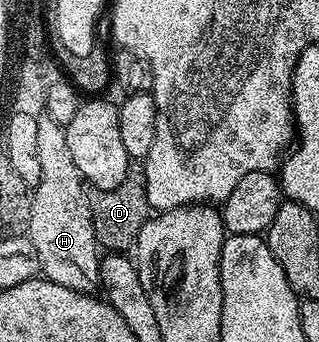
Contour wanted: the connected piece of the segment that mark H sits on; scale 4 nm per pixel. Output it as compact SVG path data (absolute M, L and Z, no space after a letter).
M47 113L38 115L36 124L40 180L36 191L32 193L30 225L26 237L34 245L43 278L58 285L66 285L66 289L91 295L97 290L100 282L102 255L96 242L86 184L78 173L78 165L74 165L70 148L66 145L64 128Z

